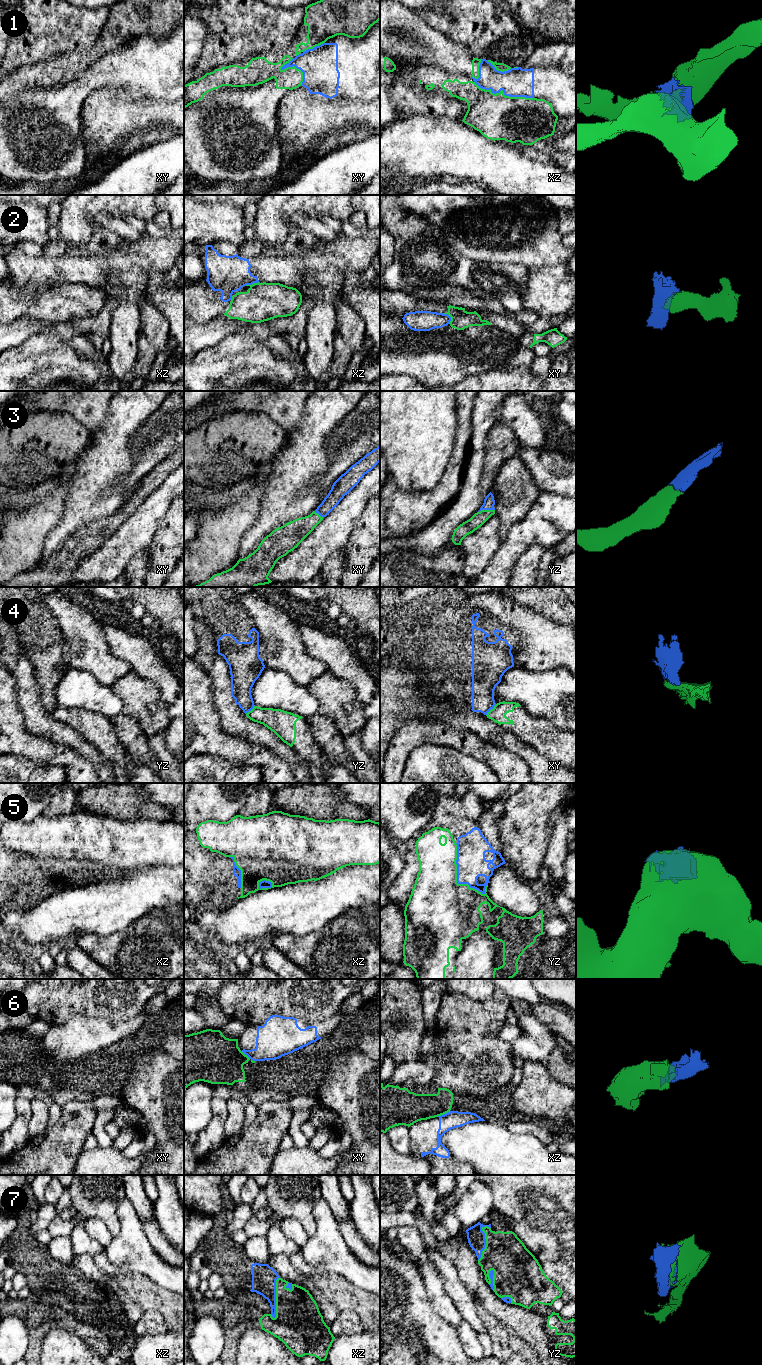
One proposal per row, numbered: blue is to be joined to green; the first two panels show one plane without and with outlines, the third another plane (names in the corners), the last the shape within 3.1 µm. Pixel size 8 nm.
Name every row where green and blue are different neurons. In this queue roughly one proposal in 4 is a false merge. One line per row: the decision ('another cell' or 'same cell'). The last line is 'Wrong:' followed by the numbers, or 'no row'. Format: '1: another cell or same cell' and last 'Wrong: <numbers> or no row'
1: another cell
2: another cell
3: same cell
4: another cell
5: another cell
6: another cell
7: same cell
Wrong: 1, 2, 4, 5, 6

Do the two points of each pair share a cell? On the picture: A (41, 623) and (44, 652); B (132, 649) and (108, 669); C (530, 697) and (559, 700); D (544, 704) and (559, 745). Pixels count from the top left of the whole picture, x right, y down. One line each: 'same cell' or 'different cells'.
A: same cell
B: different cells
C: same cell
D: different cells

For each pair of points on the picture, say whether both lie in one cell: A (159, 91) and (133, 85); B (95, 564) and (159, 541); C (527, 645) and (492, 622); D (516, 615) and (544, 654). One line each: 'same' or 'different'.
A: same
B: different
C: different
D: same

